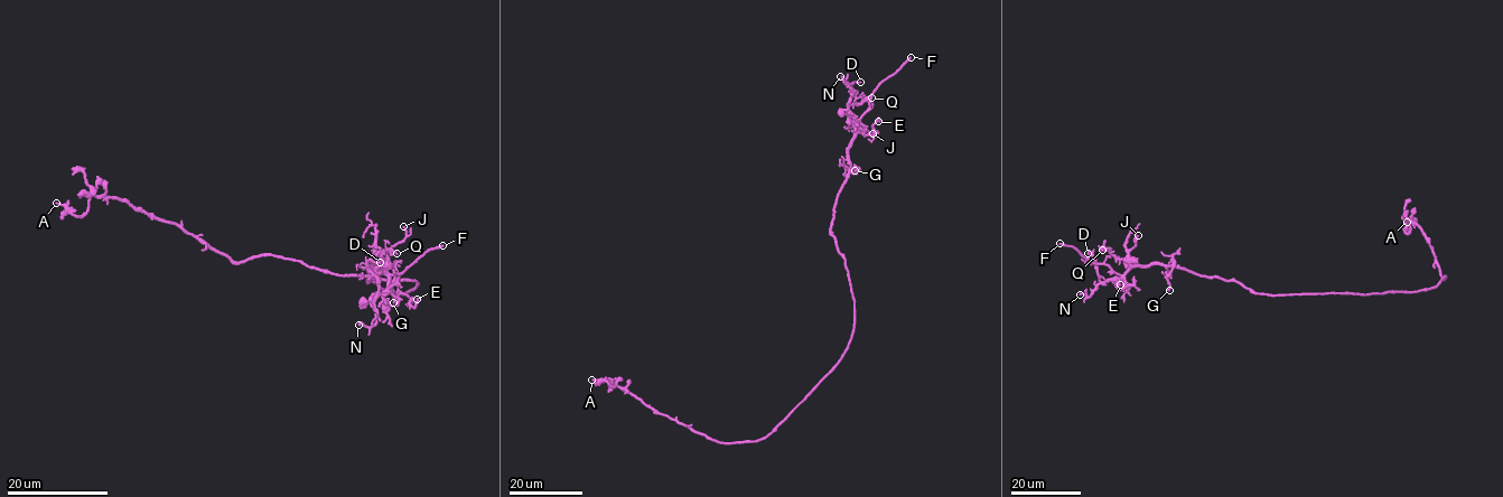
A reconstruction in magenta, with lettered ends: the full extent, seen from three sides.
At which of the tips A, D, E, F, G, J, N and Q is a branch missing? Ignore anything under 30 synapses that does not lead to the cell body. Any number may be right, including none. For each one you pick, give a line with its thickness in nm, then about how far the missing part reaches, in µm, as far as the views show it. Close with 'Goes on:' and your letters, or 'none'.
F: Thickness 200 nm. Missing length about 40 µm
Goes on: F

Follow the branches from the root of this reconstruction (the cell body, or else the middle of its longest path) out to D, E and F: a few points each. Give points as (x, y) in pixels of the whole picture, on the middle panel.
D: (845, 350), (853, 297), (831, 224), (859, 127), (848, 109), (856, 92), (850, 85), (860, 82)
E: (845, 350), (853, 297), (831, 224), (853, 133), (860, 122), (873, 136), (878, 121)
F: (845, 350), (853, 326), (853, 297), (831, 231), (833, 205), (850, 169), (847, 147), (871, 94), (911, 57)

